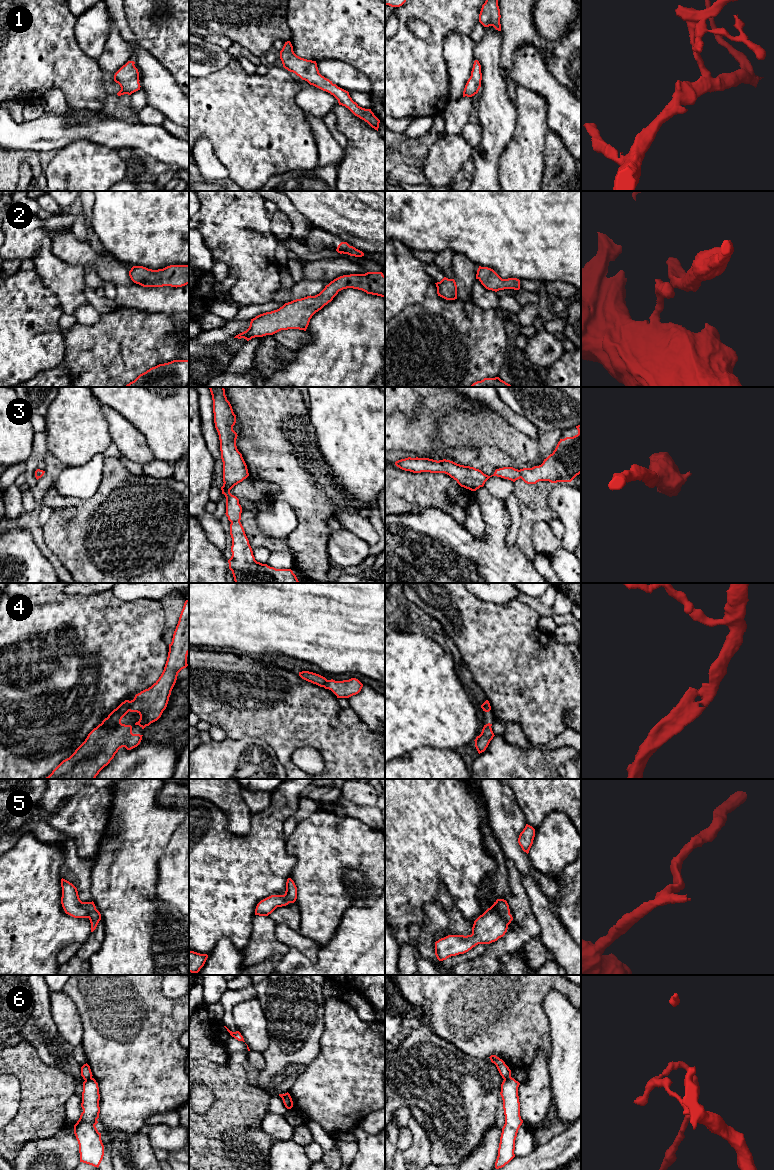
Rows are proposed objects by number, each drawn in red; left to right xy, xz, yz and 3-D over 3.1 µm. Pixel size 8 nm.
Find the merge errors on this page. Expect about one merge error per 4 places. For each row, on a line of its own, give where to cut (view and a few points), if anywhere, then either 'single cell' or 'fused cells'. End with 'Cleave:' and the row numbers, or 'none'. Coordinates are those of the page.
1: no cut; single cell
2: no cut; single cell
3: no cut; single cell
4: no cut; single cell
5: no cut; single cell
6: cut in xy along (91, 1077), (85, 1080); fused cells
Cleave: 6

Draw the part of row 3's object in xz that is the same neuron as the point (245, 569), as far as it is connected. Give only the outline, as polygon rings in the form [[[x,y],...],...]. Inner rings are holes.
[[[209,387],[213,400],[213,413],[215,428],[219,435],[221,459],[223,462],[222,494],[226,497],[226,516],[231,522],[230,535],[232,538],[232,556],[228,560],[229,569],[232,571],[235,583],[301,583],[291,569],[276,569],[255,560],[249,540],[240,522],[242,507],[239,499],[230,493],[230,490],[249,476],[247,465],[236,446],[237,433],[233,430],[236,415],[225,395],[224,387]]]

